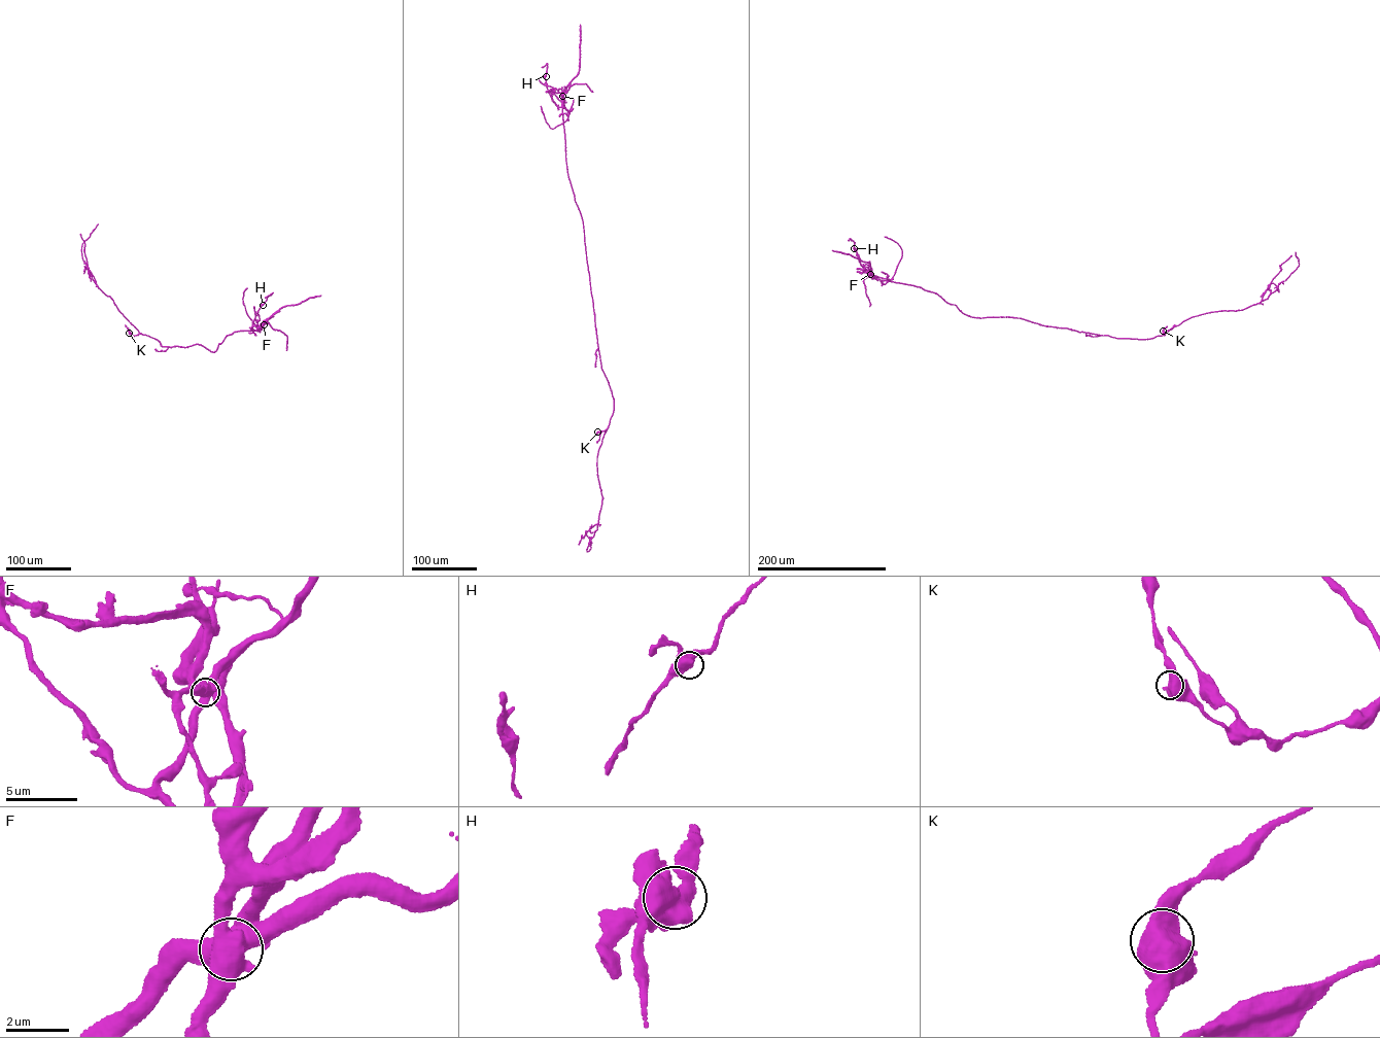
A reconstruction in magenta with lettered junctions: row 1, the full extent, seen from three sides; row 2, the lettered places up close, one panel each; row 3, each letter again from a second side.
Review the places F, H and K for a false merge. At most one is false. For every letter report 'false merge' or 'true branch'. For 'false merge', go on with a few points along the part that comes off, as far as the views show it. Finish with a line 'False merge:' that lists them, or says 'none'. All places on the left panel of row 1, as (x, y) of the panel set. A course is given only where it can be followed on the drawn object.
F: false merge | (264, 324), (281, 308), (320, 296)
H: true branch
K: true branch
False merge: F

